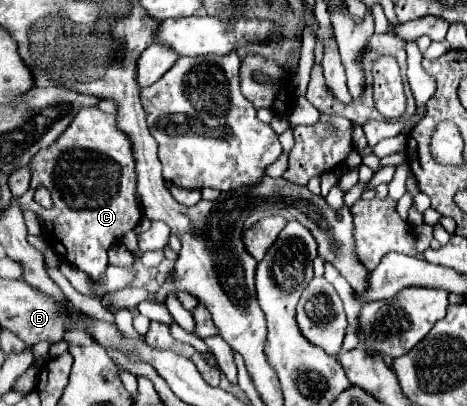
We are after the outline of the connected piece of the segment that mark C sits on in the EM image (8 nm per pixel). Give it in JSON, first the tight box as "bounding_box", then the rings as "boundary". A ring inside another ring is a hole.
{"bounding_box":[16,106,142,280],"boundary":[[[94,106],[82,108],[70,126],[48,146],[42,148],[32,160],[30,160],[30,170],[32,170],[32,180],[30,180],[30,190],[18,198],[16,202],[20,208],[36,212],[46,228],[44,228],[44,240],[50,244],[50,248],[62,256],[66,262],[72,266],[80,268],[94,280],[102,280],[106,266],[108,266],[108,248],[116,242],[122,240],[124,232],[136,228],[136,224],[142,218],[138,196],[136,196],[136,180],[134,180],[134,160],[130,154],[130,140],[126,134],[118,132],[114,124],[114,116],[106,116]],[[38,186],[46,186],[52,194],[54,206],[50,210],[44,210],[40,204],[34,202],[34,190]]]}

